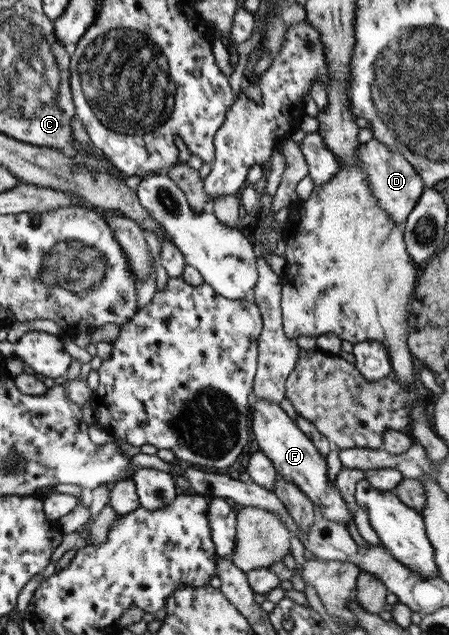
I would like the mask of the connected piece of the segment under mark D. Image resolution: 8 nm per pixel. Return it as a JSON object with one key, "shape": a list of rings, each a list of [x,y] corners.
{"shape":[[[370,140],[358,145],[356,154],[363,165],[363,171],[369,176],[369,183],[372,186],[372,194],[378,198],[378,206],[388,212],[388,216],[400,225],[407,220],[408,215],[418,203],[420,196],[424,193],[425,187],[422,177],[402,154],[391,150],[386,144],[378,140]]]}

